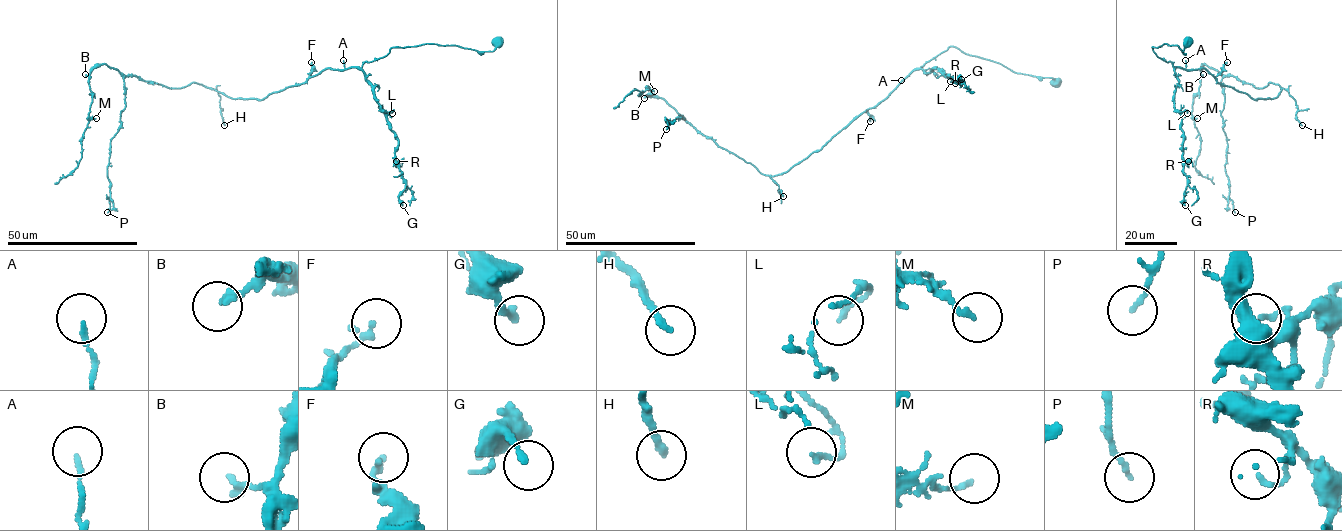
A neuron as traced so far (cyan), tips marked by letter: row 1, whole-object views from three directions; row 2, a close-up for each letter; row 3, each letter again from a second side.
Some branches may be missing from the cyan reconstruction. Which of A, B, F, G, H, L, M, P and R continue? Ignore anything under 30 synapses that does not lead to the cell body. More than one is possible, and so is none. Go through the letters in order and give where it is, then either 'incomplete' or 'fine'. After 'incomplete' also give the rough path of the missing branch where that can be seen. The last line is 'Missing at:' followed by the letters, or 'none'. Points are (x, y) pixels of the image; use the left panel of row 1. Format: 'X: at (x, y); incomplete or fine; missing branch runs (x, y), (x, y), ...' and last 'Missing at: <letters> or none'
A: at (343, 60); fine
B: at (85, 74); fine
F: at (311, 62); fine
G: at (403, 205); fine
H: at (224, 125); incomplete; missing branch runs (224, 125), (229, 136), (227, 153), (218, 170), (221, 184), (215, 216)
L: at (392, 113); fine
M: at (96, 118); fine
P: at (107, 212); fine
R: at (396, 161); fine
Missing at: H

